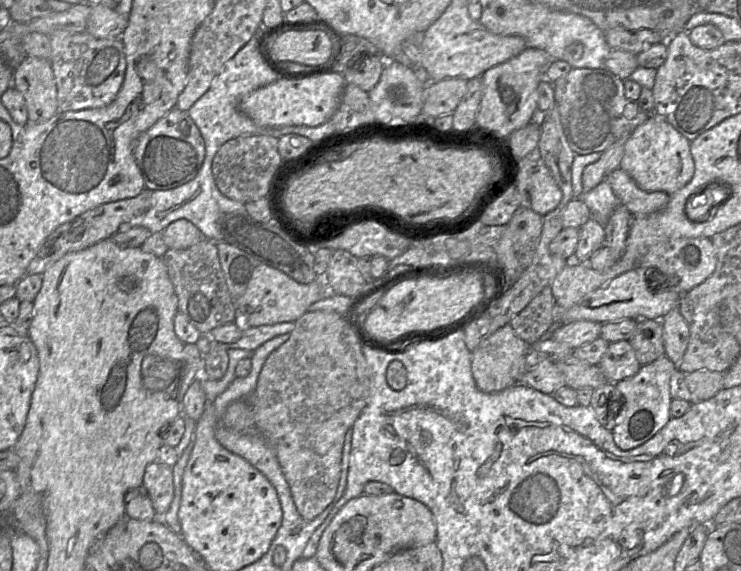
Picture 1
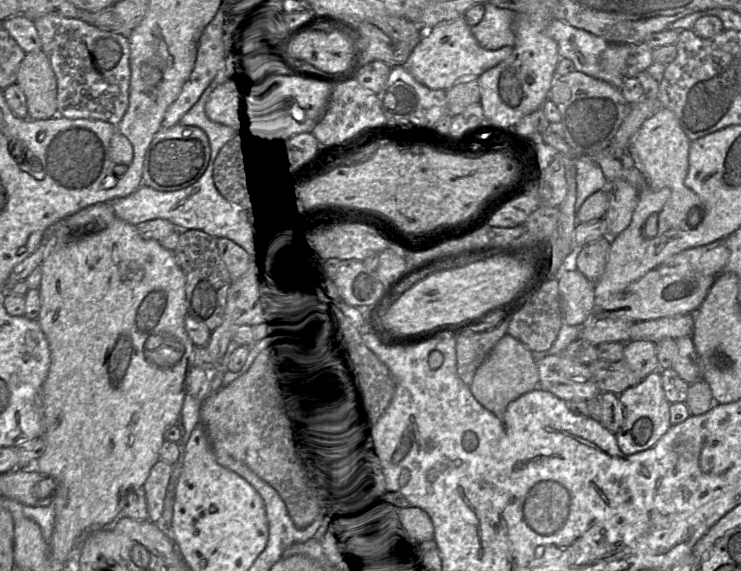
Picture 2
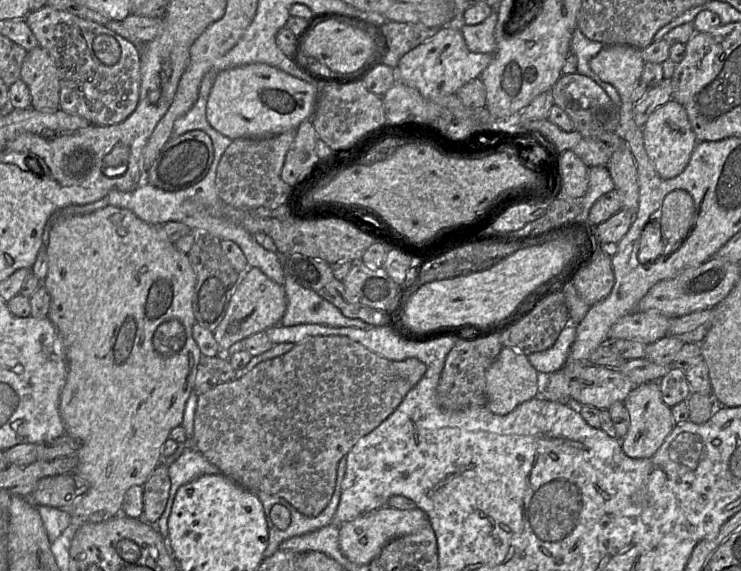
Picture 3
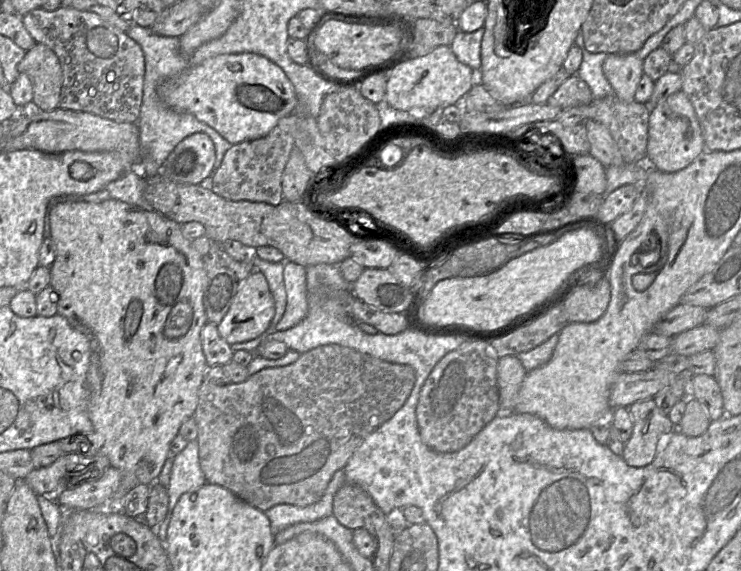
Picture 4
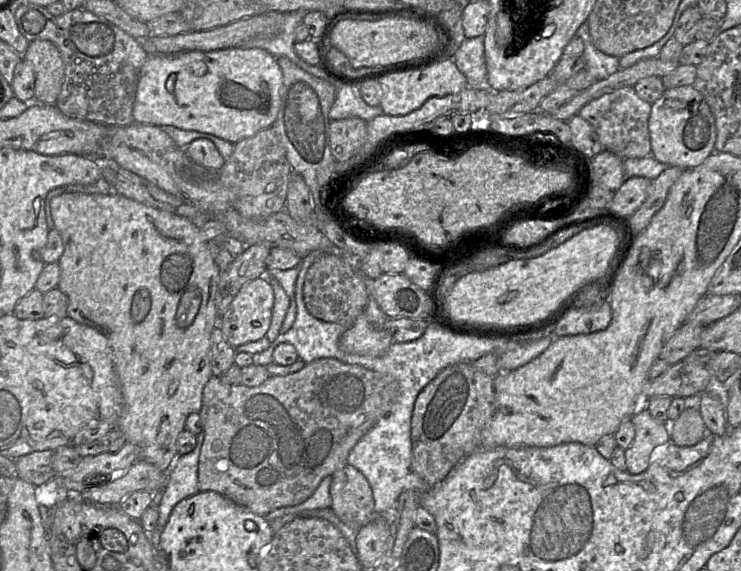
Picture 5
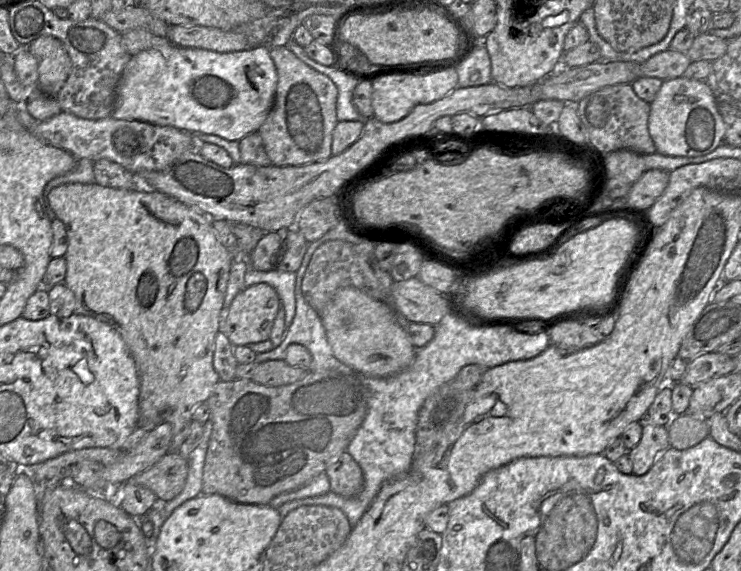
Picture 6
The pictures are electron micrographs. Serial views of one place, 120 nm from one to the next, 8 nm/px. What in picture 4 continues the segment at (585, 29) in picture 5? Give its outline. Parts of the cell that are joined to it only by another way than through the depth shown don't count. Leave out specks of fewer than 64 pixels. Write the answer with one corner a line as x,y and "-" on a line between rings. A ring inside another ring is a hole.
580,31
575,39
575,44
582,51
582,62
576,75
590,88
593,99
601,99
613,95
613,89
604,76
602,65
606,59
606,53
590,53
584,45
583,34

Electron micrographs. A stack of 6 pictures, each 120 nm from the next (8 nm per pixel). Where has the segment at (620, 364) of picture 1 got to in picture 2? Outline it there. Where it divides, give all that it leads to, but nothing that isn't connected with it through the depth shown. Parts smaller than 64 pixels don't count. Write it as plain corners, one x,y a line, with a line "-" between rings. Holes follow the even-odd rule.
649,340
627,342
623,360
641,379
659,370
656,343

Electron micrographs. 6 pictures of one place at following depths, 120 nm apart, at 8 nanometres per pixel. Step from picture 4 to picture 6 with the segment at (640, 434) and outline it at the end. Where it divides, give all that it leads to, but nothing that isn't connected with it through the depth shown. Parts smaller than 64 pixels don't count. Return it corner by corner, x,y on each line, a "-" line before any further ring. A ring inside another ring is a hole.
642,420
642,435
636,446
627,451
632,464
632,474
641,476
646,474
658,456
669,447
666,426
654,425

